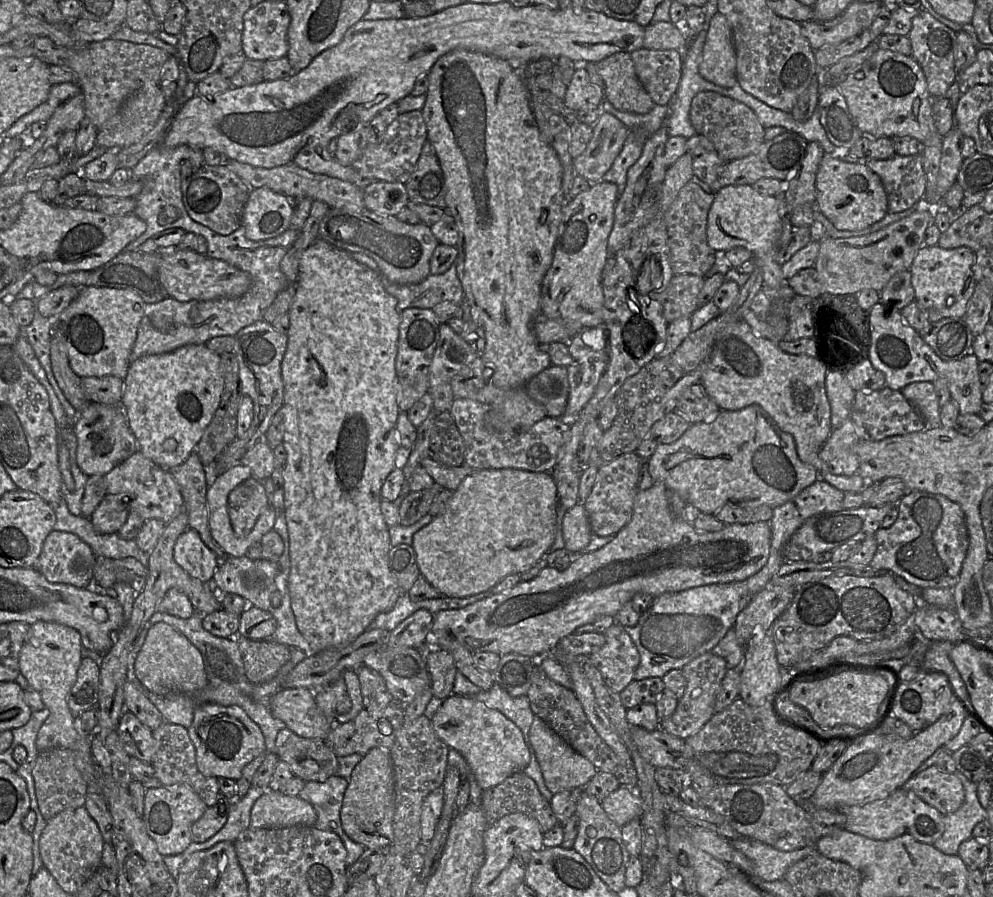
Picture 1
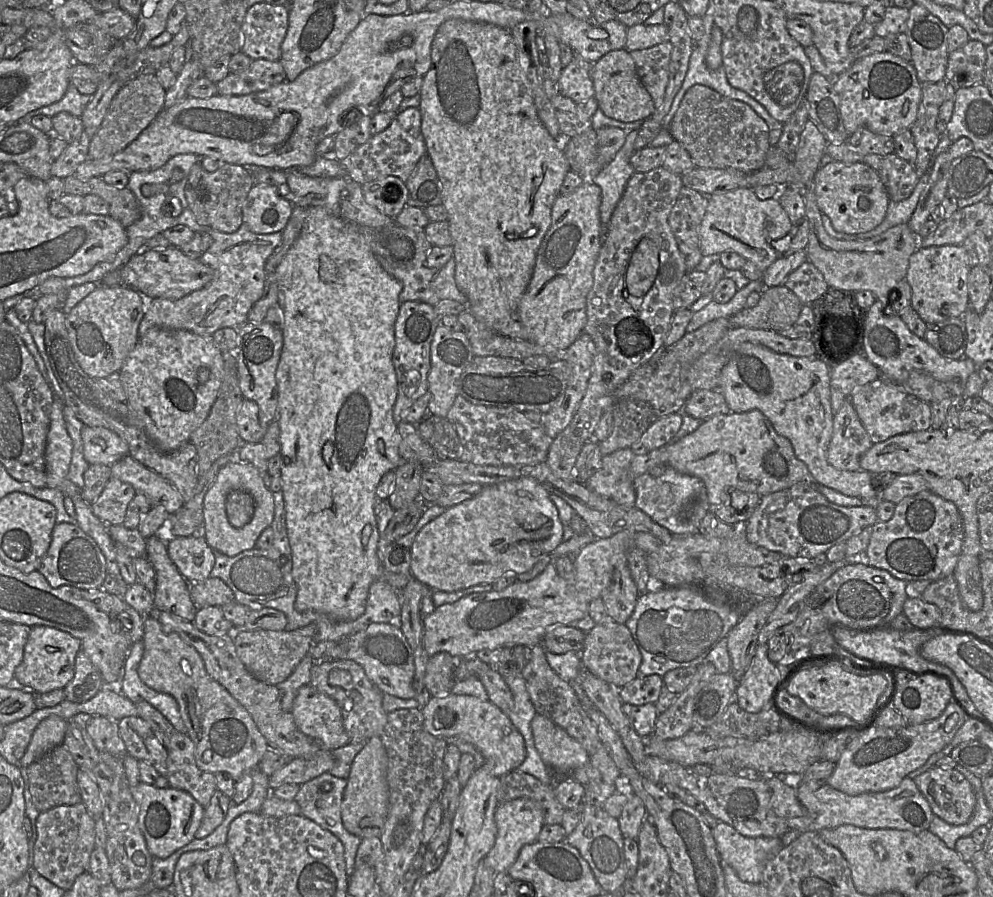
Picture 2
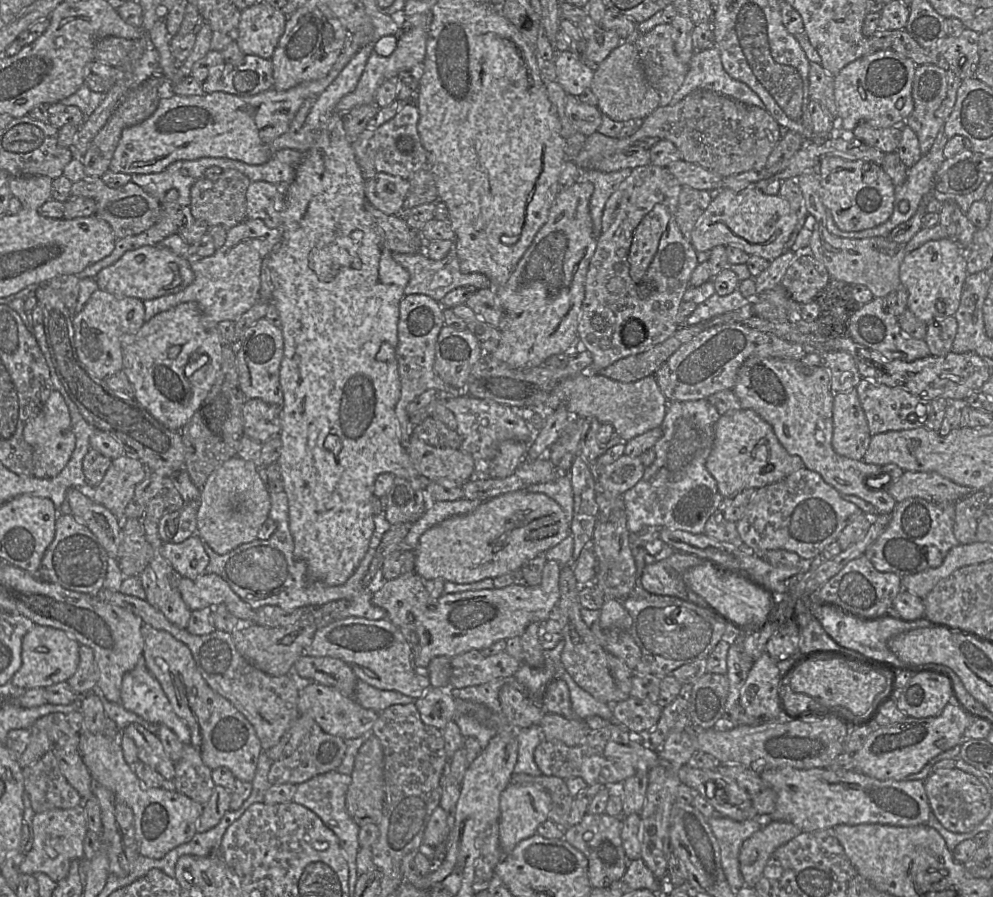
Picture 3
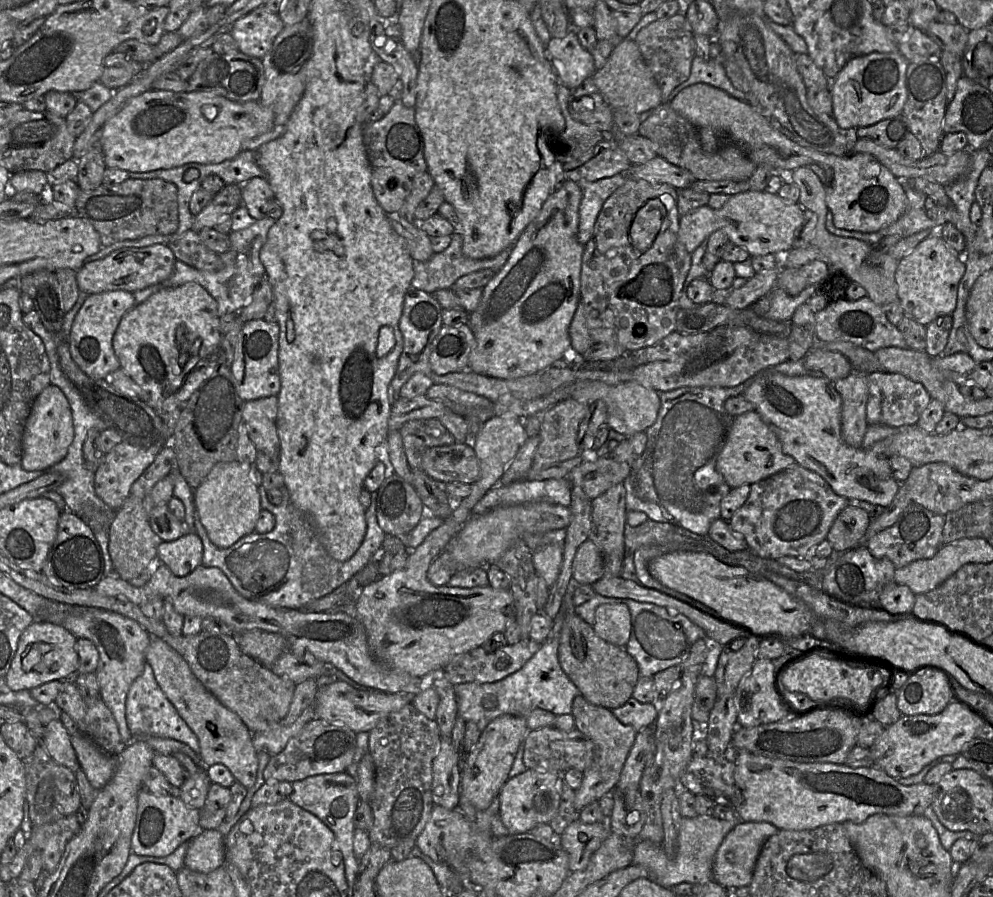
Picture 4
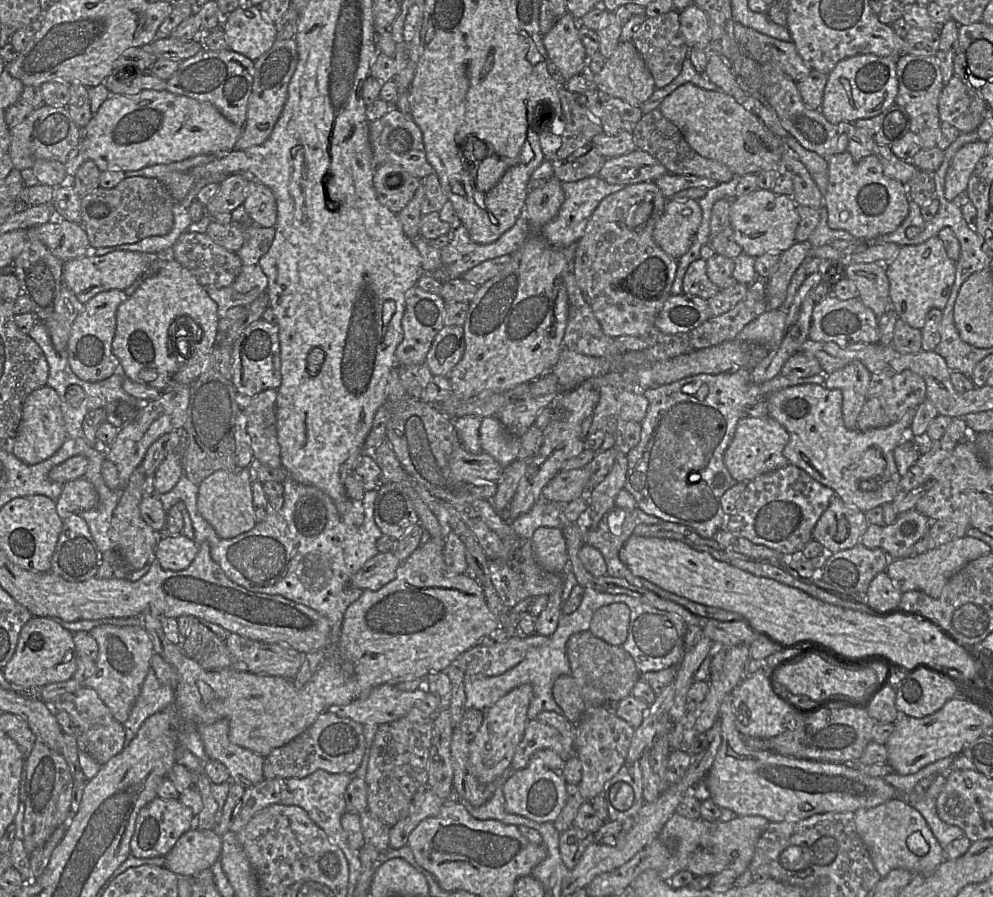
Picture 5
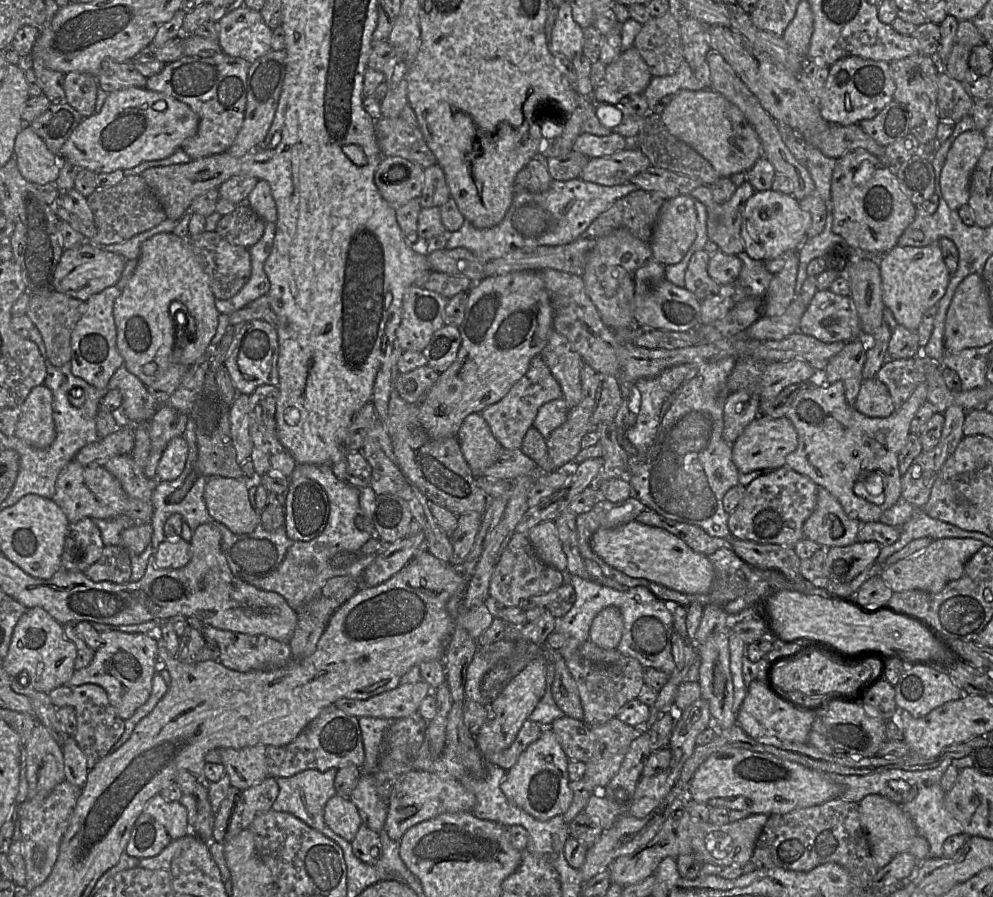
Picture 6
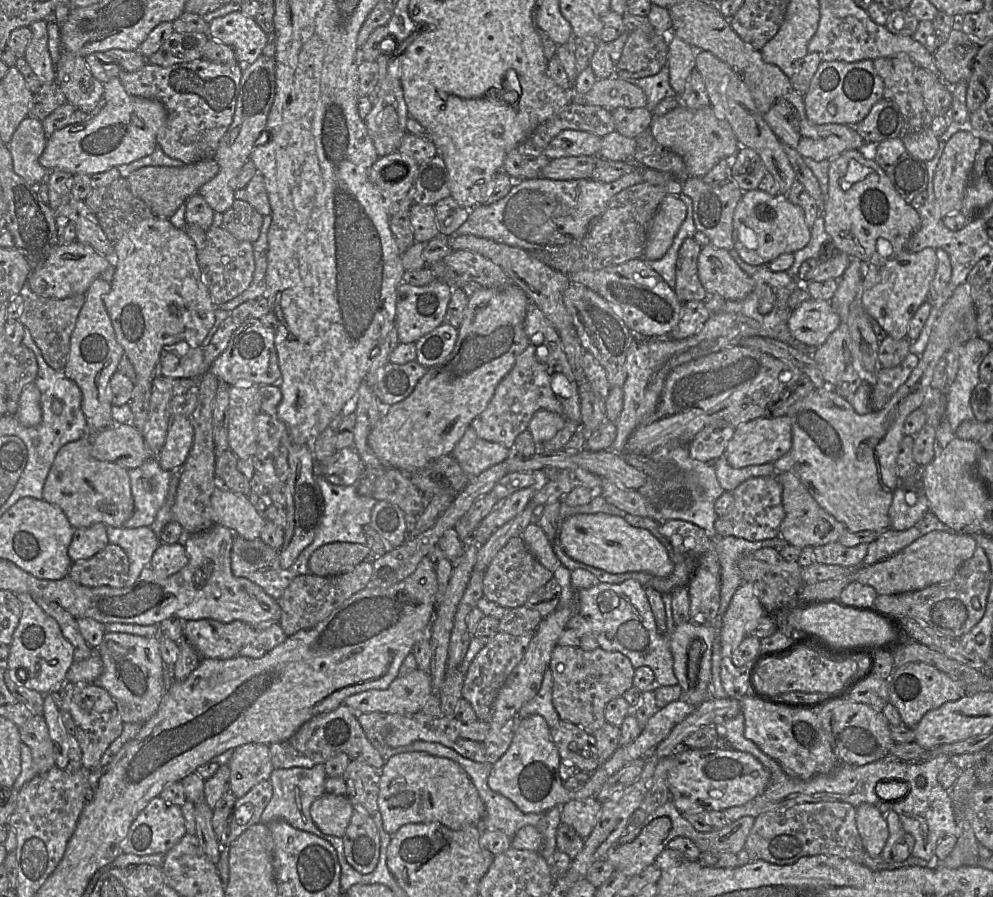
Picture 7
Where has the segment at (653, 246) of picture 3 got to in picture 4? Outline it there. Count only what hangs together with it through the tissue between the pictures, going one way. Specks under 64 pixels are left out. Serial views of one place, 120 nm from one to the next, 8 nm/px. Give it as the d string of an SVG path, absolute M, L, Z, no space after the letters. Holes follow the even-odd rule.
M658 198L649 199L636 212L629 230L634 249L643 253L652 246L666 215L666 208Z

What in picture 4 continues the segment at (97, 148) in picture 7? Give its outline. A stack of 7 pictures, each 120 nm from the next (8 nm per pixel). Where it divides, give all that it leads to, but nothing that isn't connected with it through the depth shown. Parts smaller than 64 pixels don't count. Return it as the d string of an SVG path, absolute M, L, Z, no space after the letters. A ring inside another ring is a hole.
M150 90L128 100L103 128L99 145L106 166L128 172L171 169L188 163L214 164L236 157L245 140L256 138L274 126L273 111L258 100L238 103L210 92Z

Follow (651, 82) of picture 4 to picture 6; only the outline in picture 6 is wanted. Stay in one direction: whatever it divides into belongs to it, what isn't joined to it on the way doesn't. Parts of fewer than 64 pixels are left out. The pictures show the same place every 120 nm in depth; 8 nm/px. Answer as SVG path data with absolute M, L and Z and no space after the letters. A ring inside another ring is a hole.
M631 47L605 67L604 83L623 95L641 94L652 76L638 50Z

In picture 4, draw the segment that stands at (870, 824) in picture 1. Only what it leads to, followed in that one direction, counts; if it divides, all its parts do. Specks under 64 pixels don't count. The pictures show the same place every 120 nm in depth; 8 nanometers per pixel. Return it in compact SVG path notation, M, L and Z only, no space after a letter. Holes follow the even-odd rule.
M743 749L737 750L734 764L734 779L741 792L741 804L733 807L738 818L745 822L769 822L779 830L807 830L832 823L862 823L874 814L923 815L931 805L934 793L933 785L923 782L902 785L876 767L852 768L844 763L798 763L757 755Z

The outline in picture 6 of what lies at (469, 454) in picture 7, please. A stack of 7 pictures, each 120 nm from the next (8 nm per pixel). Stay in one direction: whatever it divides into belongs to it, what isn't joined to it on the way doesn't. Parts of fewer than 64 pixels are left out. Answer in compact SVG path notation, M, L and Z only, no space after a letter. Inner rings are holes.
M472 413L462 422L457 439L473 475L479 477L502 451L481 413Z

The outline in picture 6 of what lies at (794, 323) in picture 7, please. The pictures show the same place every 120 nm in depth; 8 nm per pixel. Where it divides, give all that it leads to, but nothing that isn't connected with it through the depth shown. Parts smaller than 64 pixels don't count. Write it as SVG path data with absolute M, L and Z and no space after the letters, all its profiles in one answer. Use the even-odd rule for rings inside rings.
M829 290L815 293L801 317L799 332L824 343L849 342L864 336L851 297Z

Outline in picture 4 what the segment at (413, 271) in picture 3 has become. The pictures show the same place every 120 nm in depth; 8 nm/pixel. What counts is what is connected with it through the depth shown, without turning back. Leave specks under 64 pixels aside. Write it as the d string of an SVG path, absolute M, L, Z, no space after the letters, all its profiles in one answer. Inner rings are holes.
M455 232L451 243L443 252L433 254L426 262L413 260L414 277L411 288L432 294L439 289L449 289L457 279L467 274L482 270L499 270L509 258L512 246L498 255L486 259L470 259L463 255L463 237Z

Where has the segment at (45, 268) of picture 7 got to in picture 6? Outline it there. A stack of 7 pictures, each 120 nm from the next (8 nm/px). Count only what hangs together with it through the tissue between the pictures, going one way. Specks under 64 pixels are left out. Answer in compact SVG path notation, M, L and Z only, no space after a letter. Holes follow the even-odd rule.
M84 241L74 248L63 251L53 275L54 291L87 301L90 296L116 285L126 261L119 254L108 252L90 241Z

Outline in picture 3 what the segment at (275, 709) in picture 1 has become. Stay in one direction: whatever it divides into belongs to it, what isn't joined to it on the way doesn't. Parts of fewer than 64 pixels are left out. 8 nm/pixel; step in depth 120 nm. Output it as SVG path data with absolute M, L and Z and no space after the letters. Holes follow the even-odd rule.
M311 683L299 693L299 714L310 715L321 729L344 740L366 736L371 732L379 713L365 709L355 700L343 696L338 690L321 684Z

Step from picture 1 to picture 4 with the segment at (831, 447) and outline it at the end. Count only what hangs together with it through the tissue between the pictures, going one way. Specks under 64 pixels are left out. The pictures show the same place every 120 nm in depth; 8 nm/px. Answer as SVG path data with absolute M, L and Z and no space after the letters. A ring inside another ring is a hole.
M852 372L849 376L834 381L833 386L842 398L842 438L847 445L861 448L868 426L866 416L867 374Z

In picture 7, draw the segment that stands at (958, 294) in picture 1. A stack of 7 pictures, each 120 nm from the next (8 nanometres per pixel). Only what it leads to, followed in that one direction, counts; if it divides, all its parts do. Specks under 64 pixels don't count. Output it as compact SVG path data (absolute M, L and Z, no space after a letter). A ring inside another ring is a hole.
M929 247L919 252L904 250L883 265L870 264L863 279L862 303L865 311L879 323L887 335L894 339L907 338L910 320L929 299L936 269L936 250Z

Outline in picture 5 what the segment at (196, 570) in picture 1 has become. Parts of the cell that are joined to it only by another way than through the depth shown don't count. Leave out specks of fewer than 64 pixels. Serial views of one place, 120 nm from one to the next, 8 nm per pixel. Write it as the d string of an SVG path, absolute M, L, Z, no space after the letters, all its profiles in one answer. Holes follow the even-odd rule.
M182 533L163 535L156 545L154 555L164 570L181 571L190 566L198 552L198 545Z

